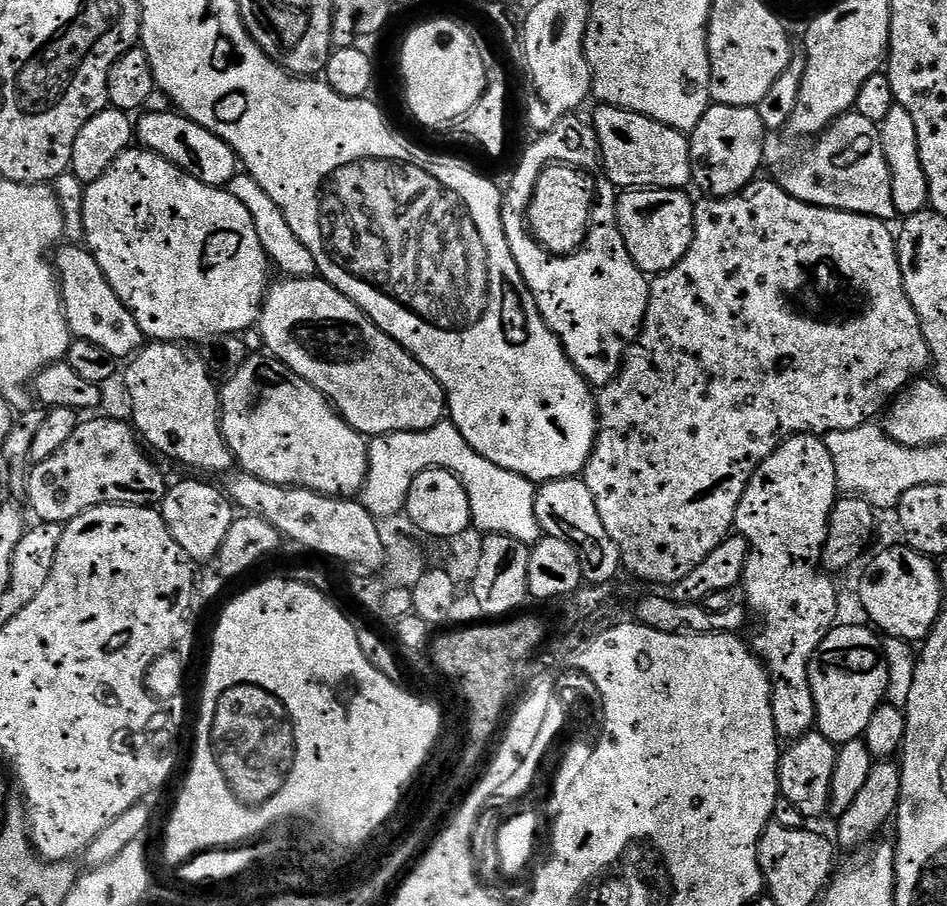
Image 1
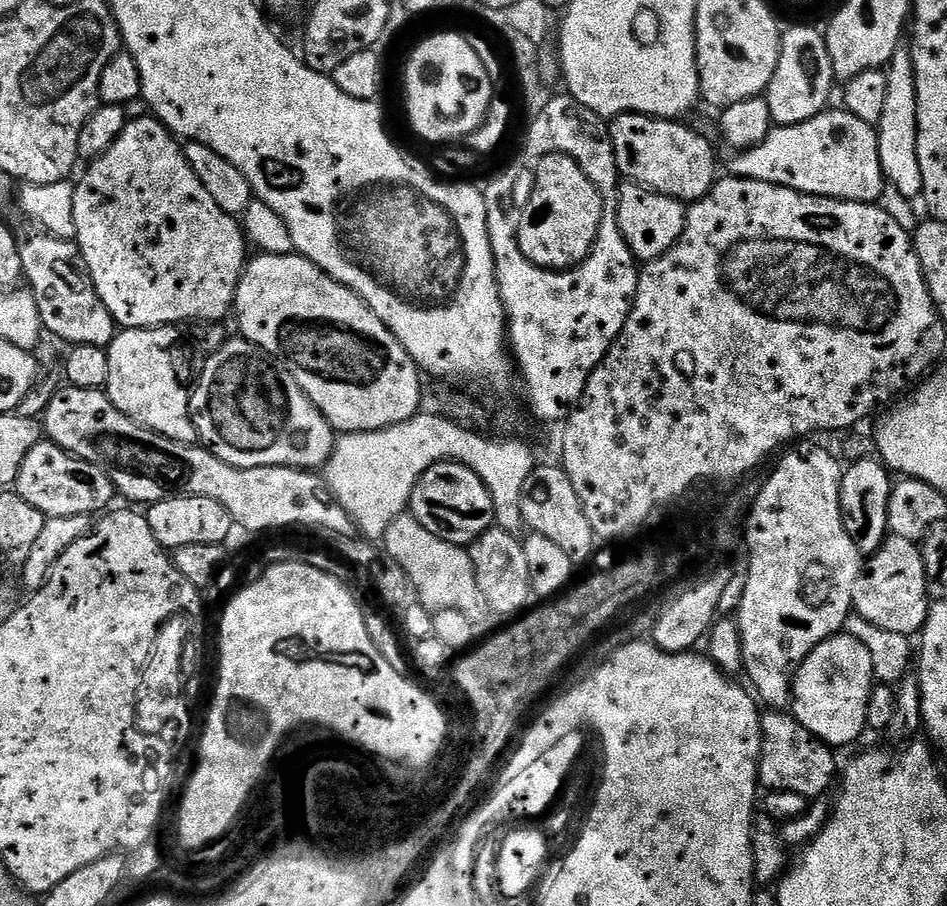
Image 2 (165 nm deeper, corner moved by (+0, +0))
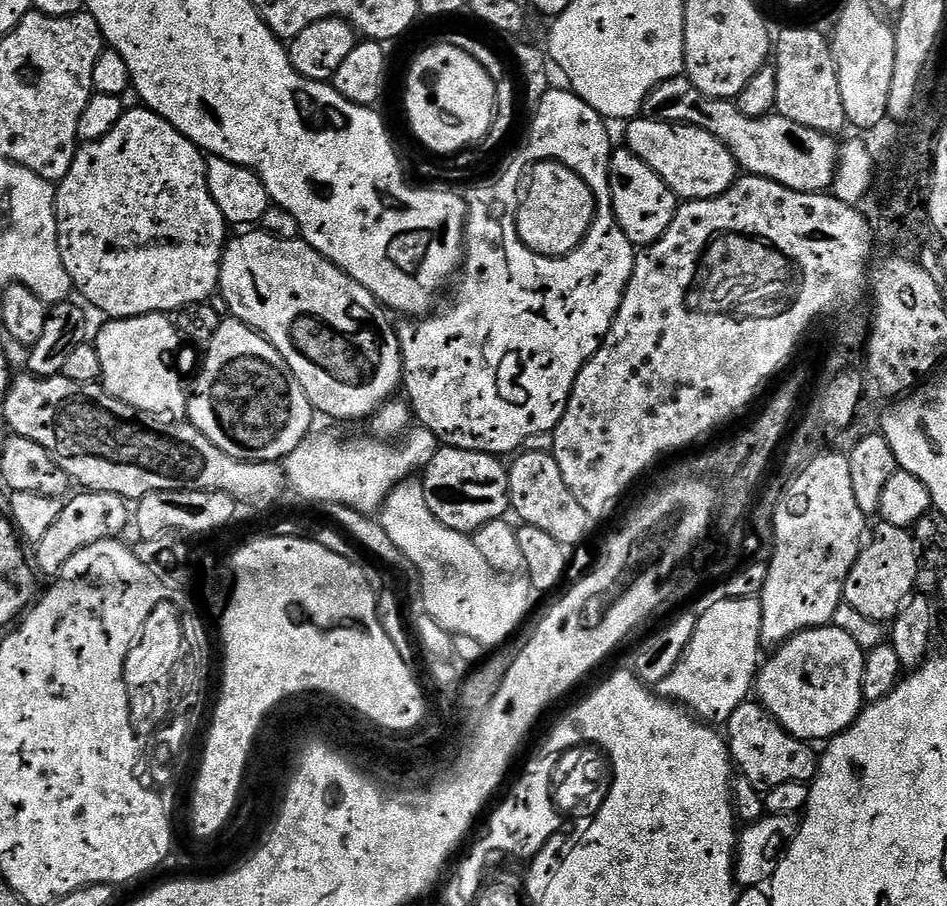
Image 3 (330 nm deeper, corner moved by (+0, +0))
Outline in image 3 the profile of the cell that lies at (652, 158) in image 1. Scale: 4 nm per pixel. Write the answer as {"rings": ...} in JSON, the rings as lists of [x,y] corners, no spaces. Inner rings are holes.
{"rings":[[[643,118],[627,121],[626,128],[626,147],[638,154],[638,158],[642,158],[642,162],[646,162],[646,166],[650,166],[681,201],[720,196],[738,179],[738,165],[730,150],[726,150],[714,134],[706,134],[706,130],[691,128],[689,124],[667,124]]]}

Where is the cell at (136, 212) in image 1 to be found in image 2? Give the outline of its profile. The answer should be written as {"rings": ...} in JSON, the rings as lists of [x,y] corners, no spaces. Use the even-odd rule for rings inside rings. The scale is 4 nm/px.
{"rings":[[[151,115],[129,120],[124,125],[122,134],[101,156],[96,157],[87,165],[81,180],[75,181],[76,193],[74,194],[74,226],[76,234],[74,242],[79,246],[82,258],[88,267],[90,278],[94,282],[94,290],[98,290],[98,298],[110,310],[121,329],[126,328],[163,328],[165,326],[180,326],[183,320],[187,322],[203,322],[205,320],[223,321],[224,315],[233,311],[236,302],[236,287],[240,285],[240,275],[244,273],[246,261],[250,256],[250,248],[241,221],[235,216],[226,214],[214,198],[202,186],[198,174],[184,157],[181,141],[173,136],[159,120]]]}

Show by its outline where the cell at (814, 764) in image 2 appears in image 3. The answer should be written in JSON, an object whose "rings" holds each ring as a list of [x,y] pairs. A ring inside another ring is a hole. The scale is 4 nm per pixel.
{"rings":[[[745,702],[730,714],[726,722],[728,751],[732,753],[735,771],[763,794],[782,782],[808,784],[816,779],[818,752],[806,740],[799,740],[782,727],[759,702]]]}

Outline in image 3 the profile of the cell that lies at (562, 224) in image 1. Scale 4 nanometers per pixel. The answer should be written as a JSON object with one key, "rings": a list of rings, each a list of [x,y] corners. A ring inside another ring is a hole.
{"rings":[[[539,160],[531,165],[526,191],[516,214],[516,229],[523,244],[528,249],[534,250],[540,256],[567,256],[584,240],[595,216],[596,199],[590,188],[586,186],[586,182],[583,182],[576,171],[570,170],[569,167],[558,163],[556,160]]]}

